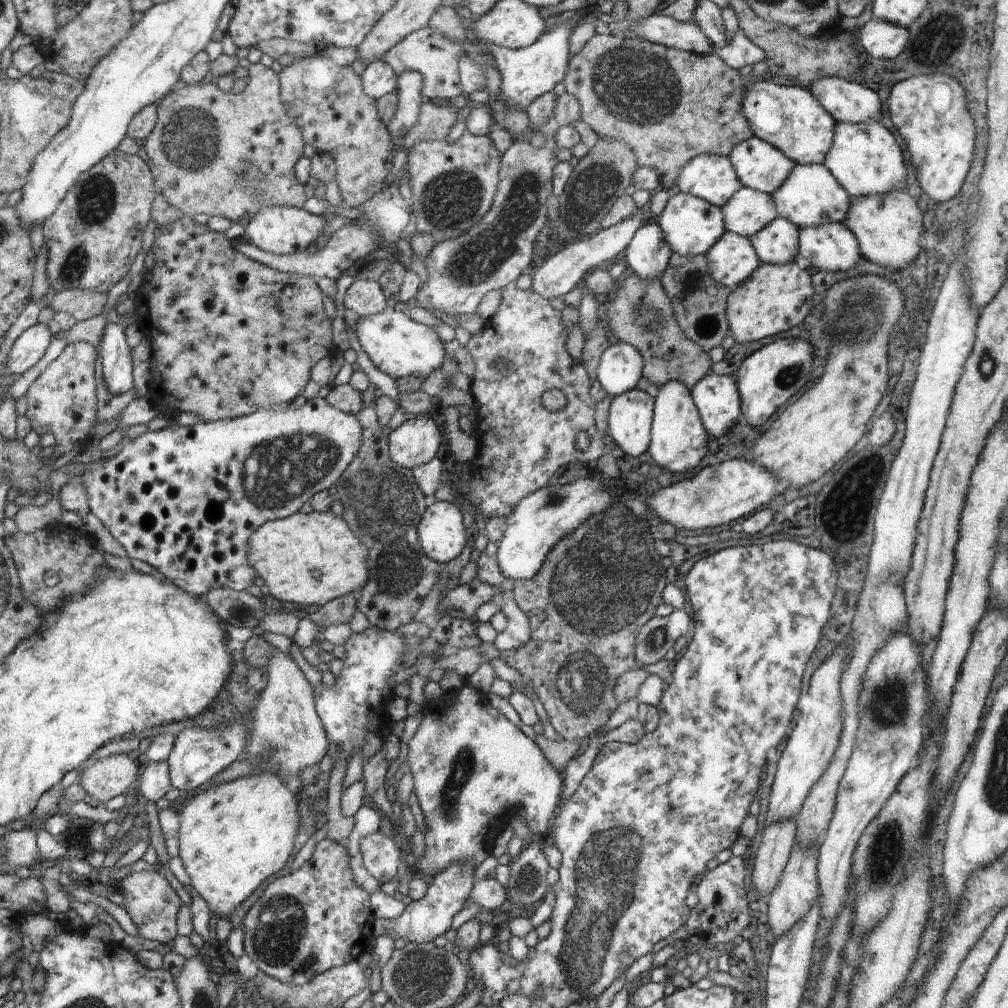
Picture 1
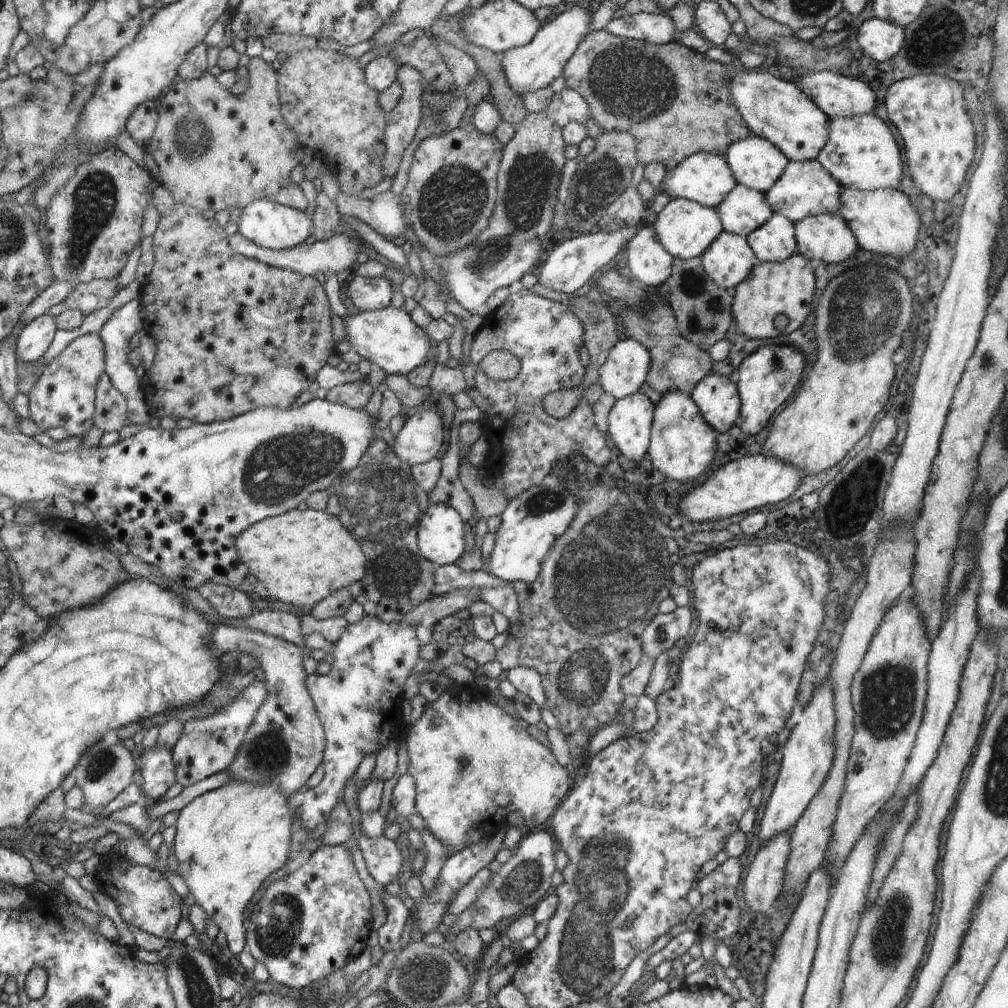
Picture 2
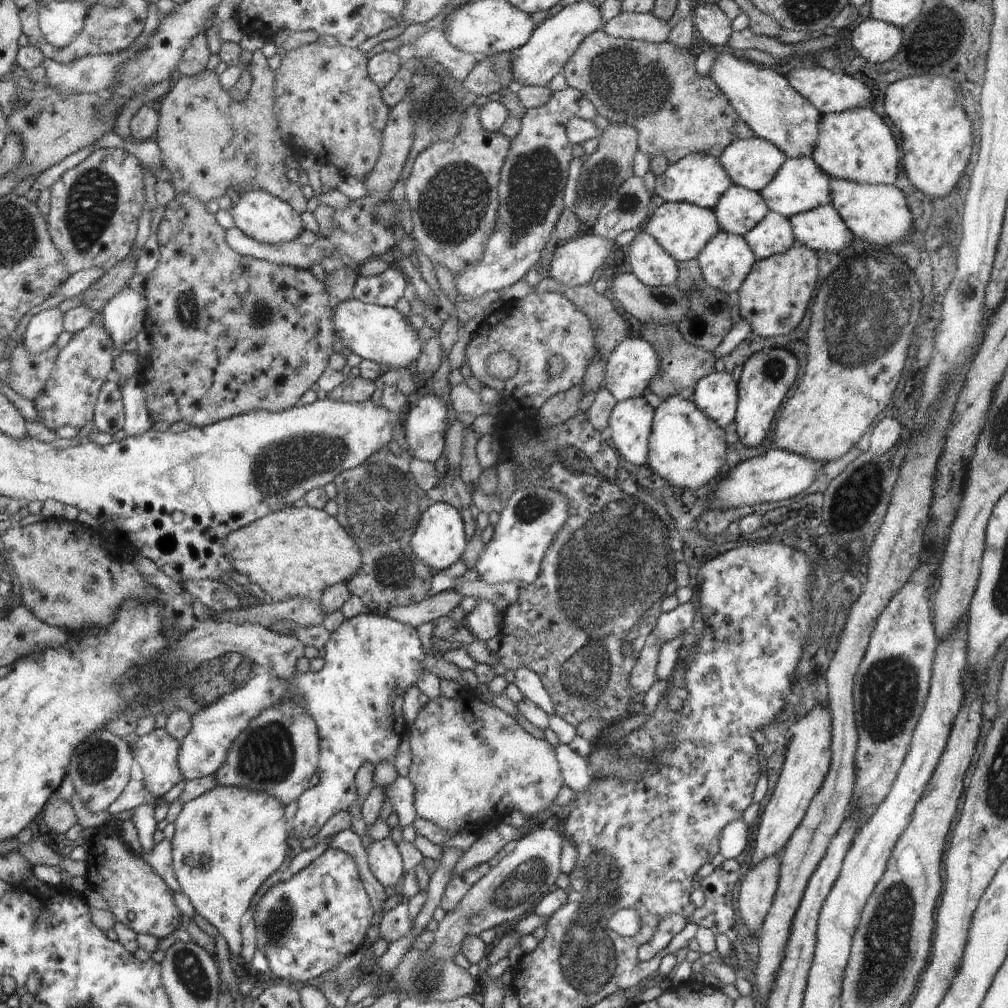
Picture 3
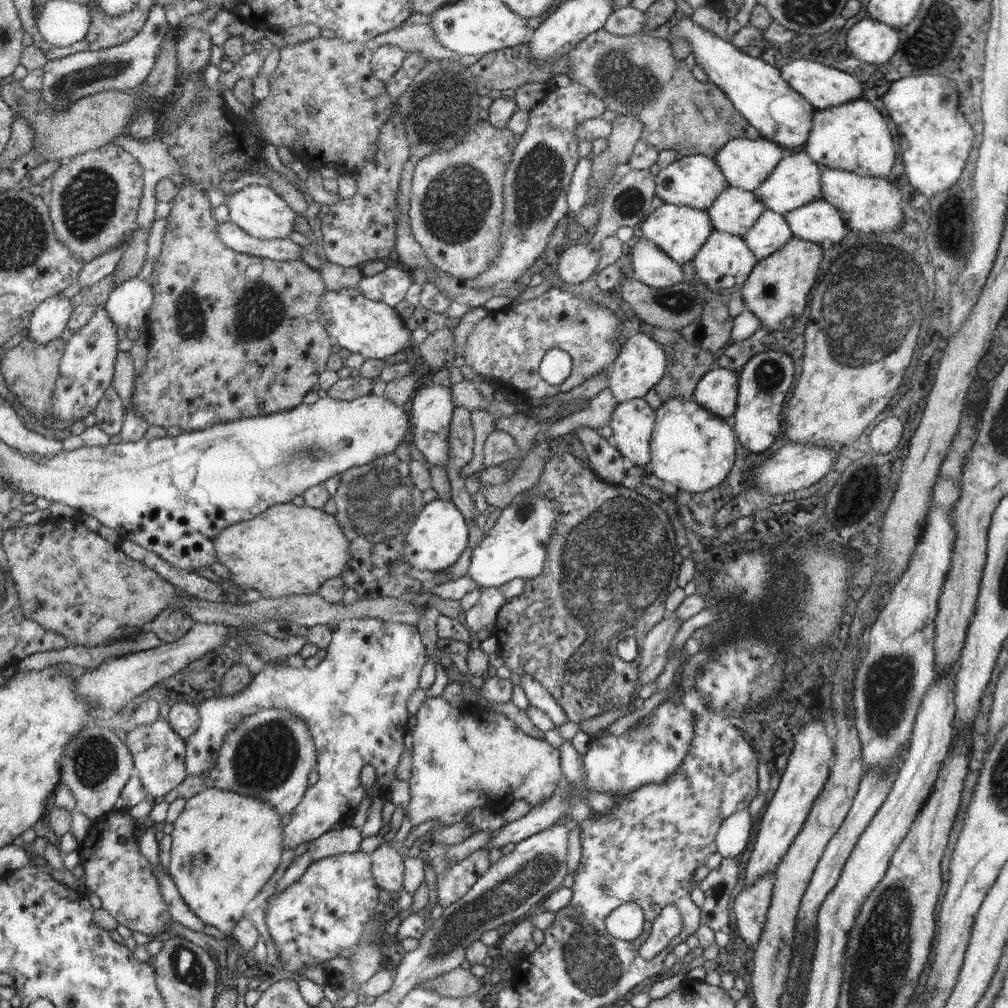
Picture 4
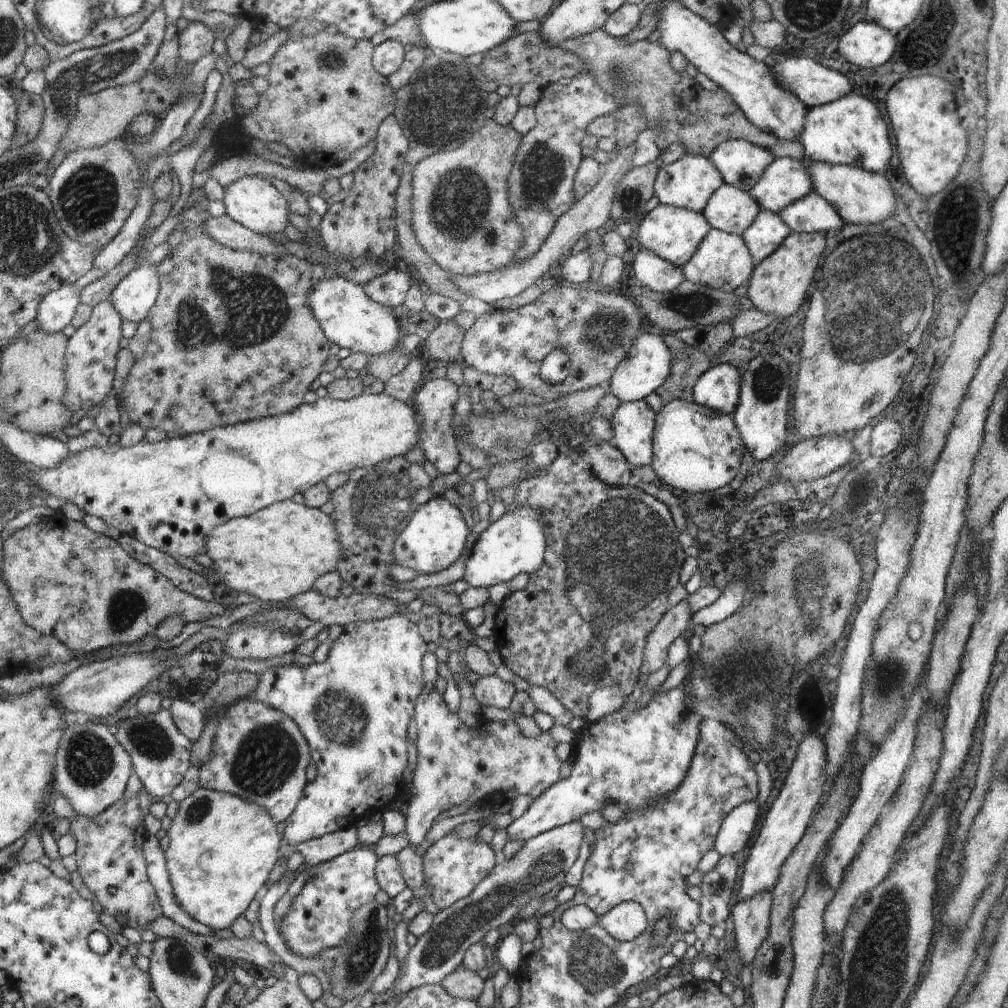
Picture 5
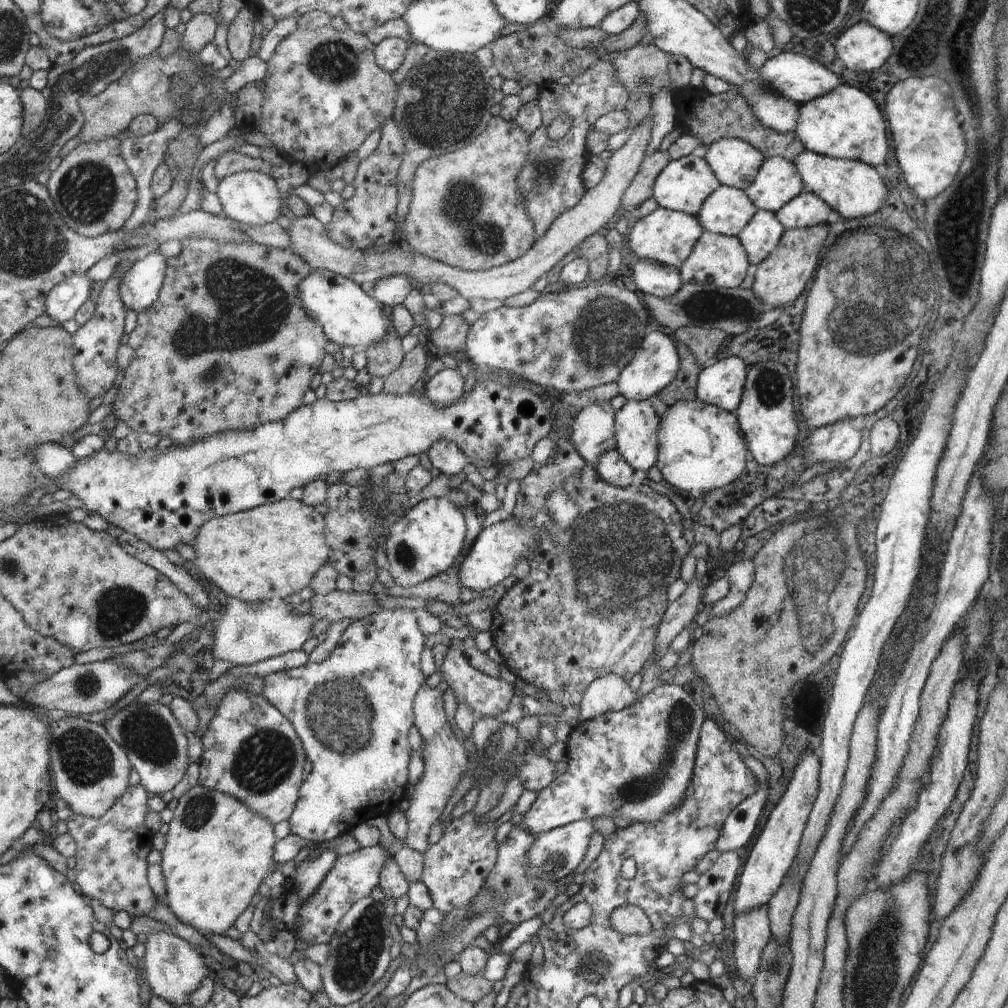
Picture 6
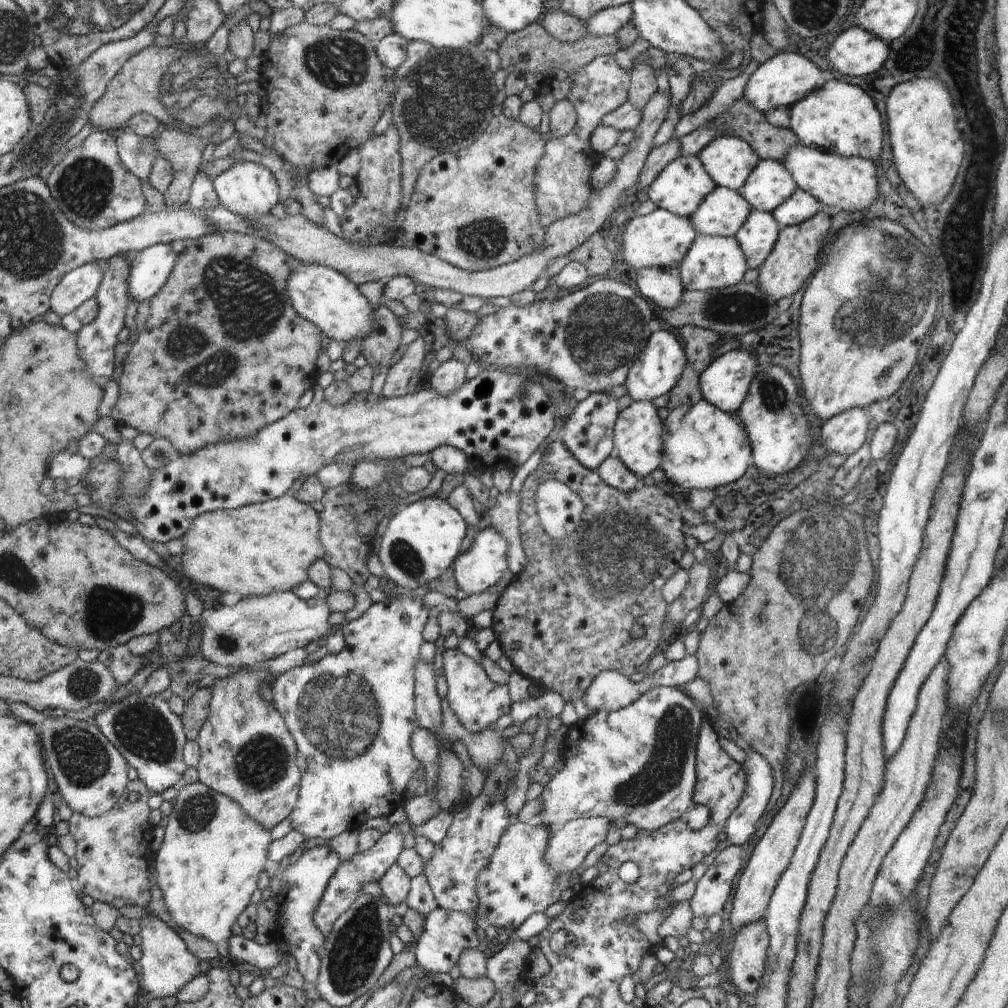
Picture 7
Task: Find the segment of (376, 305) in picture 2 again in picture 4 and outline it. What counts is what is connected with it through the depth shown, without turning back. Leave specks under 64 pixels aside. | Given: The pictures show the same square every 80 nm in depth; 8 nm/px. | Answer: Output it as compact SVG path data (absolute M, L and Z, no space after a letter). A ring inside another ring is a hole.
M401 265L395 268L388 267L376 276L366 277L364 275L358 282L357 288L368 300L395 308L405 299L410 286L409 272Z

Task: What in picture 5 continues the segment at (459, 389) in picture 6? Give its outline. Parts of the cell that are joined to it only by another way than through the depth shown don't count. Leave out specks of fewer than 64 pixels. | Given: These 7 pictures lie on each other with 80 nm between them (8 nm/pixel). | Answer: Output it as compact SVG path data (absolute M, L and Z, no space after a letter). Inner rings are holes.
M447 378L432 379L425 383L416 394L415 411L420 418L421 431L417 445L442 475L456 471L462 462L455 443L452 419L459 399L459 387Z

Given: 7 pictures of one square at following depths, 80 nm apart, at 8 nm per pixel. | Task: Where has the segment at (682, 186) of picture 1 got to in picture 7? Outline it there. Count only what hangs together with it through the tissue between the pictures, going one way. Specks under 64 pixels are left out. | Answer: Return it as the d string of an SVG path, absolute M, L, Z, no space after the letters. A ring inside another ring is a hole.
M682 155L666 165L650 185L647 194L658 209L666 209L674 214L689 217L696 212L716 186L698 155Z

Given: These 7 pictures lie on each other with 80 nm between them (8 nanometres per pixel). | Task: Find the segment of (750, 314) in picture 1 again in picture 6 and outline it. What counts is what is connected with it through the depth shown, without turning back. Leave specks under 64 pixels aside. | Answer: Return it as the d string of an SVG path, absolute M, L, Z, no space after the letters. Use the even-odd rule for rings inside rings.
M824 224L805 229L786 229L770 256L757 264L752 292L772 308L790 306L806 290L806 284L814 277L820 260L820 248L826 236L828 225Z

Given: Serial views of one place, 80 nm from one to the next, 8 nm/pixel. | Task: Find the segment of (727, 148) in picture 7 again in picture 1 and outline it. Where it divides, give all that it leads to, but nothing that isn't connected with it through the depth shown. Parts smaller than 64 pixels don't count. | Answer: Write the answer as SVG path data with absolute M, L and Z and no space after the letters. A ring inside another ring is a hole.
M755 136L736 144L728 160L743 187L768 195L782 186L795 166L778 148Z

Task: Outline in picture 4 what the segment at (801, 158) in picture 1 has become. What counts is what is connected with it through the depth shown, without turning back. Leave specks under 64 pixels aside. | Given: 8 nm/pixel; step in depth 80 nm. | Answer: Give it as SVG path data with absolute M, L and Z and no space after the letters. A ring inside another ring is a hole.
M685 15L671 27L670 34L684 38L690 44L690 54L694 55L696 65L704 70L711 83L726 94L748 124L760 132L761 138L774 142L782 149L804 151L815 110L798 92L787 86L779 70L766 64L762 58L744 54L728 39L722 40L720 36L706 32Z

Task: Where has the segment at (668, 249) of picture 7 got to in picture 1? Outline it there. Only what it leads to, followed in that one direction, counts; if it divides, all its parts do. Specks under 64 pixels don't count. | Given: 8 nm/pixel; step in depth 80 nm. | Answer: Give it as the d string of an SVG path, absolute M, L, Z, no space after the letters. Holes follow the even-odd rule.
M671 192L666 208L658 216L658 228L668 248L680 256L706 255L706 252L727 232L721 208L712 206L692 194Z

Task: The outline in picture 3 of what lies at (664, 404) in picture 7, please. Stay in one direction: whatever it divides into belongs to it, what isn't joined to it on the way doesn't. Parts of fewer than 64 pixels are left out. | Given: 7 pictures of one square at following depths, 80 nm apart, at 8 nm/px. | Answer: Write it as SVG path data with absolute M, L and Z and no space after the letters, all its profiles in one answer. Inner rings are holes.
M660 324L643 325L638 334L647 339L648 344L652 344L652 348L656 348L656 352L660 354L659 374L650 380L650 390L661 401L674 396L693 401L694 390L698 382L708 374L716 372L714 354L707 352L704 348L699 348L686 342L675 324L668 324L668 326L660 326Z

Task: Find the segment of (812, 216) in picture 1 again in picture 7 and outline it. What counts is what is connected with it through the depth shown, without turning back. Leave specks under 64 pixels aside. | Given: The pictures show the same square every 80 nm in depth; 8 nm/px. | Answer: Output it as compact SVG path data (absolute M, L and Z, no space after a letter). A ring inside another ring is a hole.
M760 159L738 191L753 209L771 213L788 200L798 187L783 162Z

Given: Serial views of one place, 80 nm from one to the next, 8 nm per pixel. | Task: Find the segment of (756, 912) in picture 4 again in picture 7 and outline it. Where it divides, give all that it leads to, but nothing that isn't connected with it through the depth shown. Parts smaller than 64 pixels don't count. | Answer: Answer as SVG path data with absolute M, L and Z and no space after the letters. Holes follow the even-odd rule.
M765 919L741 926L735 932L731 948L730 976L740 992L754 994L759 990L767 964L769 934Z

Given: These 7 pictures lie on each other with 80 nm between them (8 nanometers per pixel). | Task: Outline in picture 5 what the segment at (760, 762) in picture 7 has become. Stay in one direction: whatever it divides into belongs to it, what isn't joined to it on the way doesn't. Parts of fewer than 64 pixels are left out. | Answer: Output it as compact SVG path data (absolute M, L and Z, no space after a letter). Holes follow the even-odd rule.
M754 801L742 803L726 816L715 838L715 849L721 856L734 856L746 848L756 830L758 806Z

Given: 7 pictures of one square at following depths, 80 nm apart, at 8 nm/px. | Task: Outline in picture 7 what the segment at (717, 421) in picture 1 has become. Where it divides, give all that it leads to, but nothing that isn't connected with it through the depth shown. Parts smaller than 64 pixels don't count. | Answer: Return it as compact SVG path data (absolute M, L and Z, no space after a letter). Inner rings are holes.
M738 349L723 354L699 374L702 399L724 412L736 413L758 372L755 354Z

